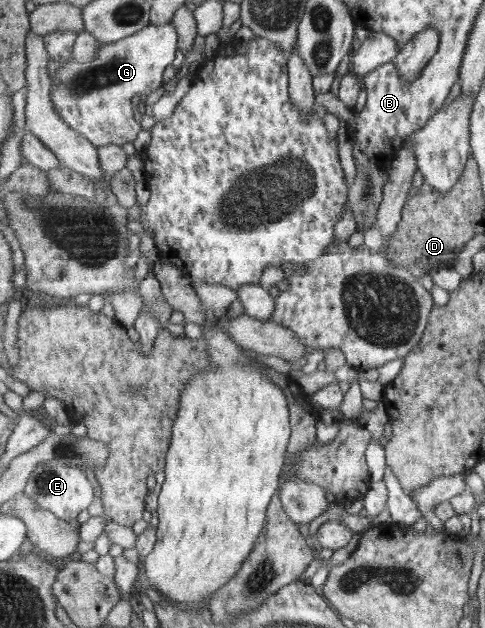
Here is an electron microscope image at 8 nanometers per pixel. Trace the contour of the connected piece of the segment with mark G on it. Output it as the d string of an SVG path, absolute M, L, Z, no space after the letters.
M174 22L150 24L118 42L102 43L98 58L92 62L65 60L64 66L54 74L55 108L71 128L98 148L134 142L142 126L134 116L133 101L147 97L164 85L164 70L174 62L178 49L179 34Z

